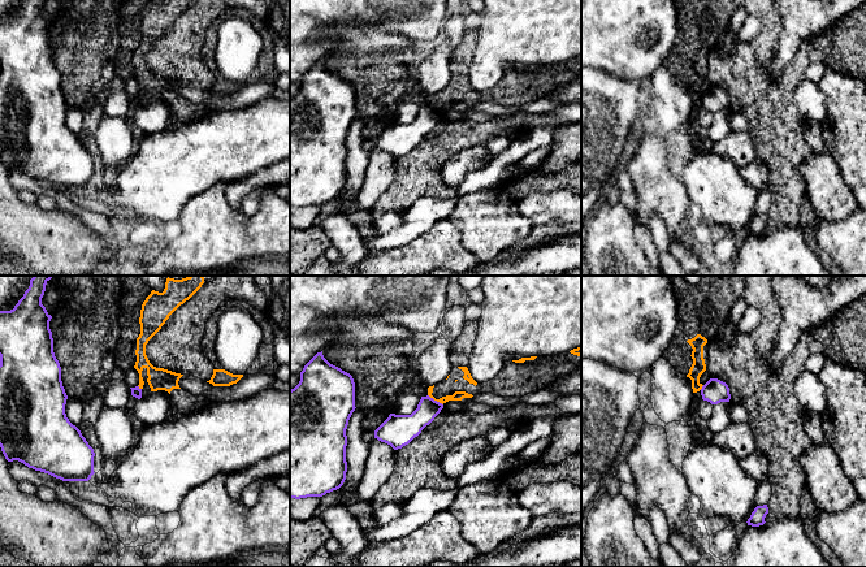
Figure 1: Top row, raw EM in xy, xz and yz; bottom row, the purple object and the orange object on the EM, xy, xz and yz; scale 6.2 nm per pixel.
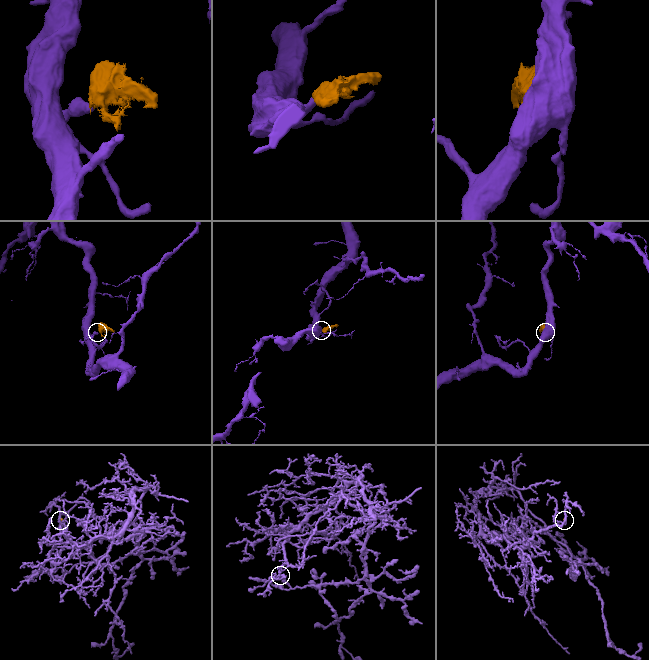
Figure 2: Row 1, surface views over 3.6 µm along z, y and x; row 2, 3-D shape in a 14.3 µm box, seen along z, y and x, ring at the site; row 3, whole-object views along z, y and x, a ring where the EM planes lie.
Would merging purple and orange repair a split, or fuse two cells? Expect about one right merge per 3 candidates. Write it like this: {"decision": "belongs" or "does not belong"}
{"decision": "does not belong"}

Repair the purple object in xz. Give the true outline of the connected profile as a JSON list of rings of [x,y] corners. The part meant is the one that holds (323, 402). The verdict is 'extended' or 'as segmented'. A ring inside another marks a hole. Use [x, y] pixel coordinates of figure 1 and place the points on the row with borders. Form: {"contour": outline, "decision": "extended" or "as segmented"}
{"contour": [[[322,351],[317,352],[300,372],[299,384],[290,390],[290,498],[322,497],[343,485],[347,472],[346,429],[355,408],[352,376],[330,364]]], "decision": "as segmented"}

